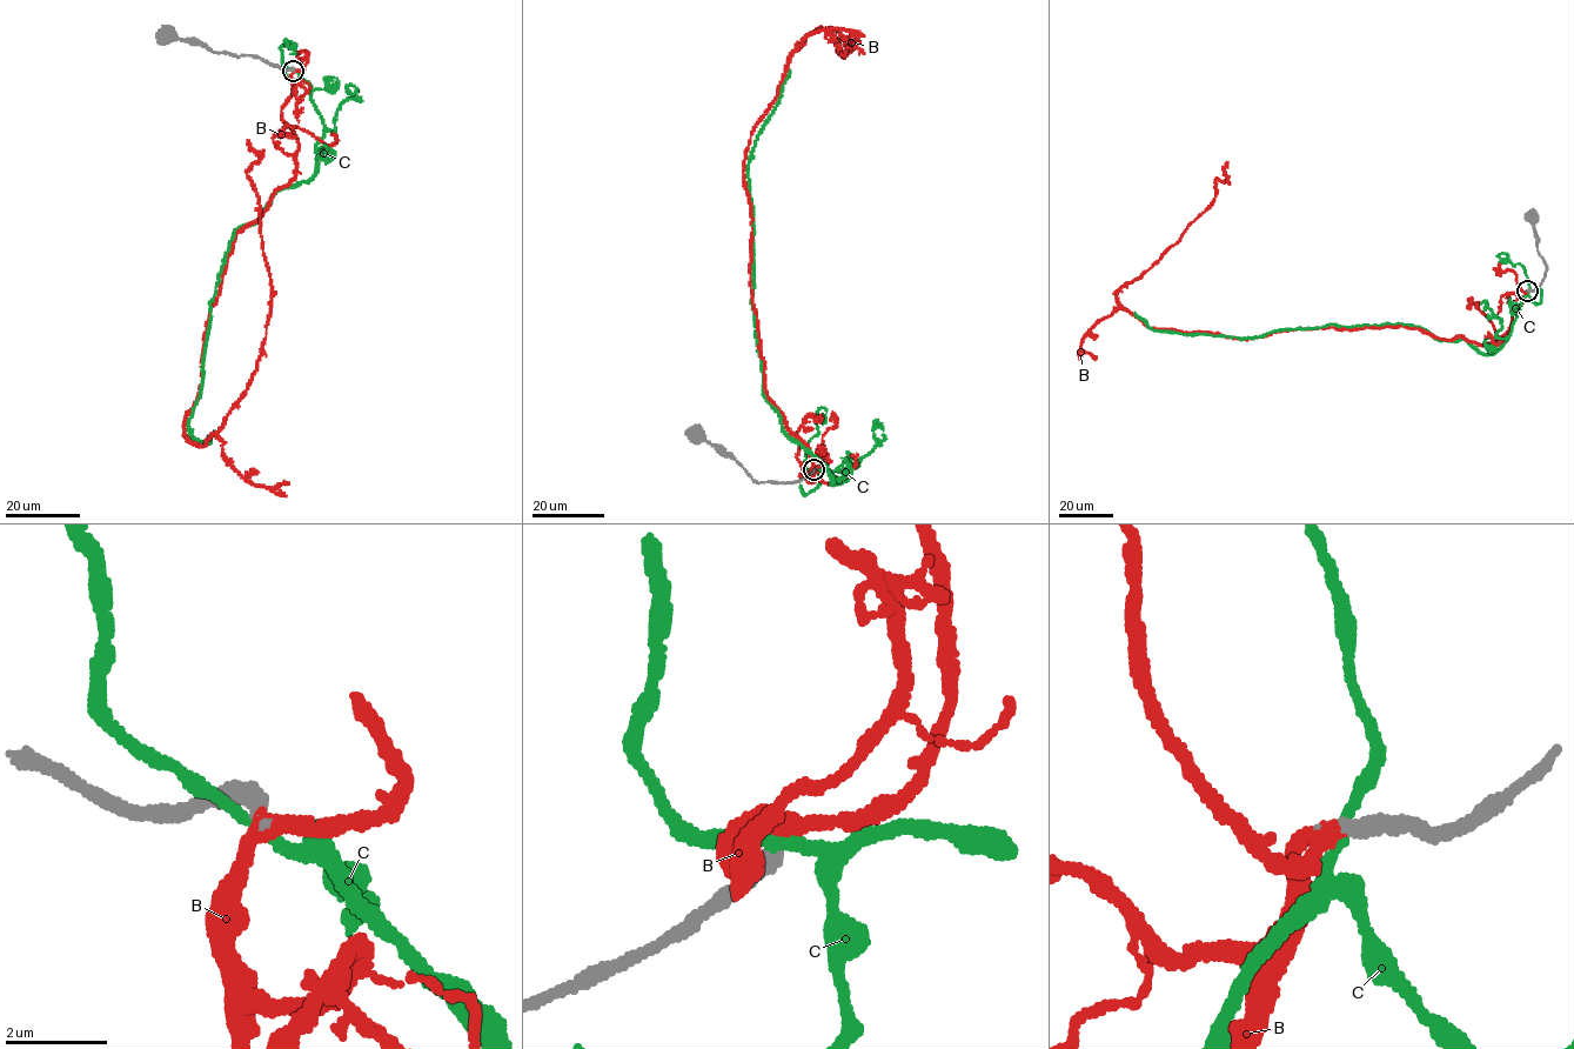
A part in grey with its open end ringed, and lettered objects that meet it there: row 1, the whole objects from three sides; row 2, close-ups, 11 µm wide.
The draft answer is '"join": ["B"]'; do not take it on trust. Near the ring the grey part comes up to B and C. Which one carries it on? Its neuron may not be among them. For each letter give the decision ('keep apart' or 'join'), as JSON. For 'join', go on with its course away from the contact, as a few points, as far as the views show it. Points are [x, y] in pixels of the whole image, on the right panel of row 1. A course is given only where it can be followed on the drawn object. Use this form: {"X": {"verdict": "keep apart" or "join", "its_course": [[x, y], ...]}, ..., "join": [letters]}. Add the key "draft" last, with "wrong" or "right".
{"B": {"verdict": "join", "its_course": [[1527, 291], [1511, 327], [1482, 345], [1397, 326], [1244, 338], [1146, 326], [1116, 291], [1210, 206], [1227, 161]]}, "C": {"verdict": "keep apart"}, "join": ["B"], "draft": "right"}

